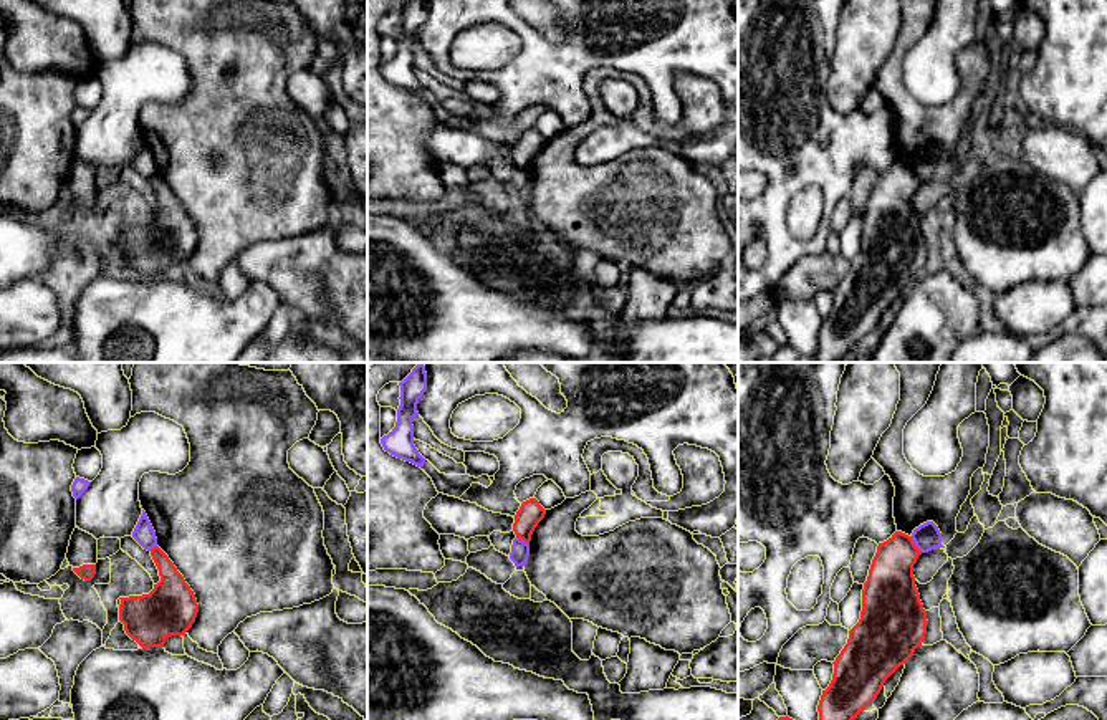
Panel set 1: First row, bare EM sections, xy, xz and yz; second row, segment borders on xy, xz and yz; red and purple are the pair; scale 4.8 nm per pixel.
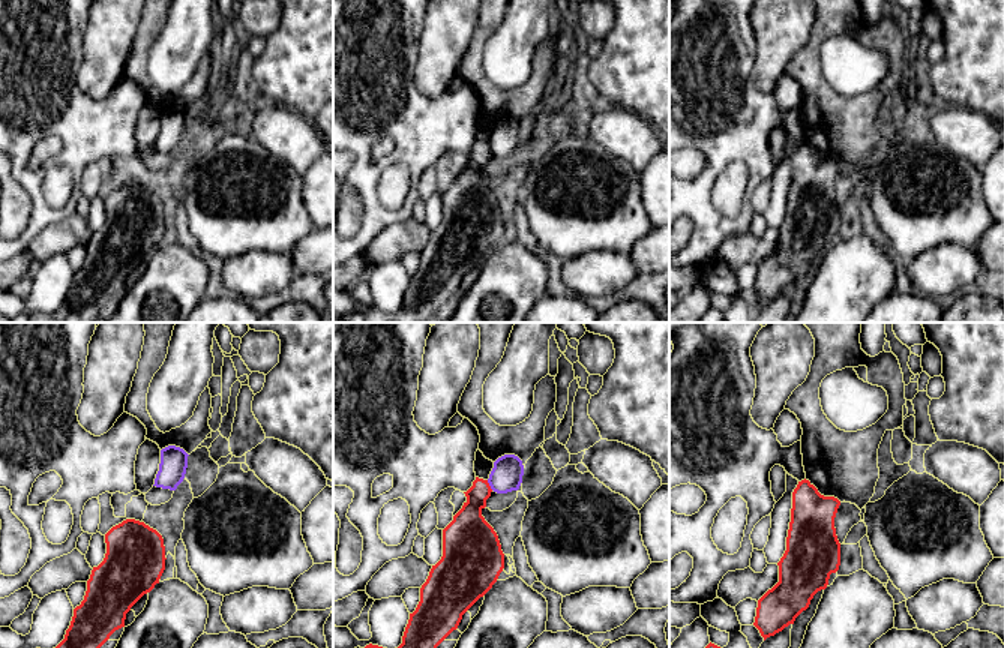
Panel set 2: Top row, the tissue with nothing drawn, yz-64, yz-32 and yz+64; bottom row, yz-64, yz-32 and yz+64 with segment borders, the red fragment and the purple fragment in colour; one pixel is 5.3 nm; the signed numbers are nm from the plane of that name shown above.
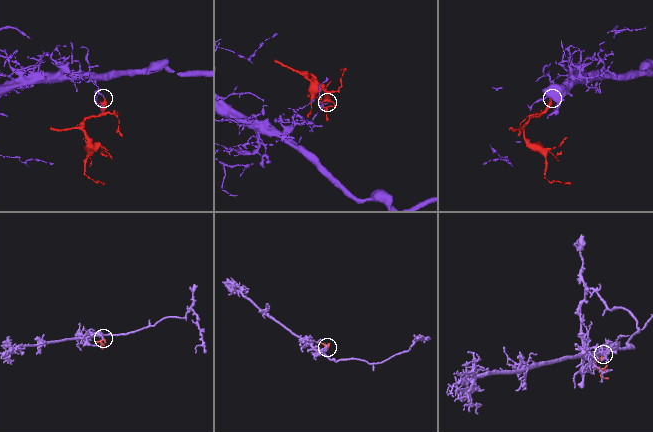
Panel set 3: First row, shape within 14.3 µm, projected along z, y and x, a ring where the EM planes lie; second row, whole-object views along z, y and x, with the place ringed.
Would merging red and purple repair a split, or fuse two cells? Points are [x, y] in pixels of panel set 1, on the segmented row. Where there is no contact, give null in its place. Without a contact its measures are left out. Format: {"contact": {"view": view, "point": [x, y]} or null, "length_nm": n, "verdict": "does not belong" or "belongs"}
{"contact": {"view": "yz", "point": [914, 545]}, "length_nm": 100, "verdict": "does not belong"}

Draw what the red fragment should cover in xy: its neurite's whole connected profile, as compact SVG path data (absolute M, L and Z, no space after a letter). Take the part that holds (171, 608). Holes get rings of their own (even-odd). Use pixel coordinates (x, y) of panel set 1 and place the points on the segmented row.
M159 548L151 550L161 581L149 594L119 598L119 621L142 649L164 647L170 636L184 636L195 622L199 604L194 591Z

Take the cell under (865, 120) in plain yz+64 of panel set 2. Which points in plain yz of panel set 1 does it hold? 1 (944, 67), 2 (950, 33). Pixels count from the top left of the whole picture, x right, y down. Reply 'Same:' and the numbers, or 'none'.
Same: none

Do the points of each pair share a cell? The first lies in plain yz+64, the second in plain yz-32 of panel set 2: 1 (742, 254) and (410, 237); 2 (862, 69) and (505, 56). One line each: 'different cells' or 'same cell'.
1: same cell
2: same cell

